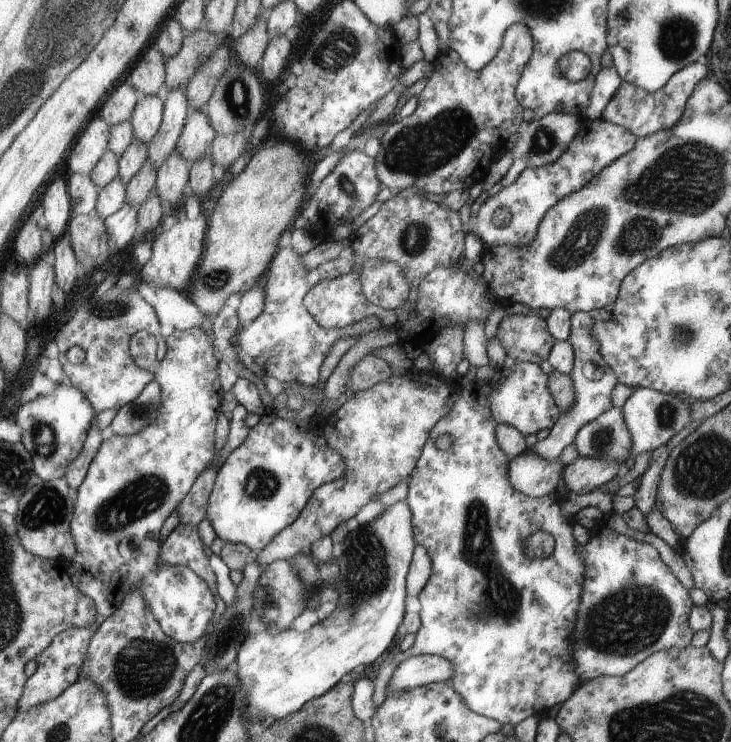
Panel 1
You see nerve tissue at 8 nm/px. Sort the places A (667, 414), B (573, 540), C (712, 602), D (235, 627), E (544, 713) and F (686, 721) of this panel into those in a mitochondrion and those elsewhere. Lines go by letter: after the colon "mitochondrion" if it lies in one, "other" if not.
A: mitochondrion
B: other
C: other
D: mitochondrion
E: other
F: mitochondrion

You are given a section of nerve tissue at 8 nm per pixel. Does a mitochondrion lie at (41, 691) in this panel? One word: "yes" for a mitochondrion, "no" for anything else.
no

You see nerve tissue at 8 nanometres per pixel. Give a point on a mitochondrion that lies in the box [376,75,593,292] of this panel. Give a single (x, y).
(422, 150)

